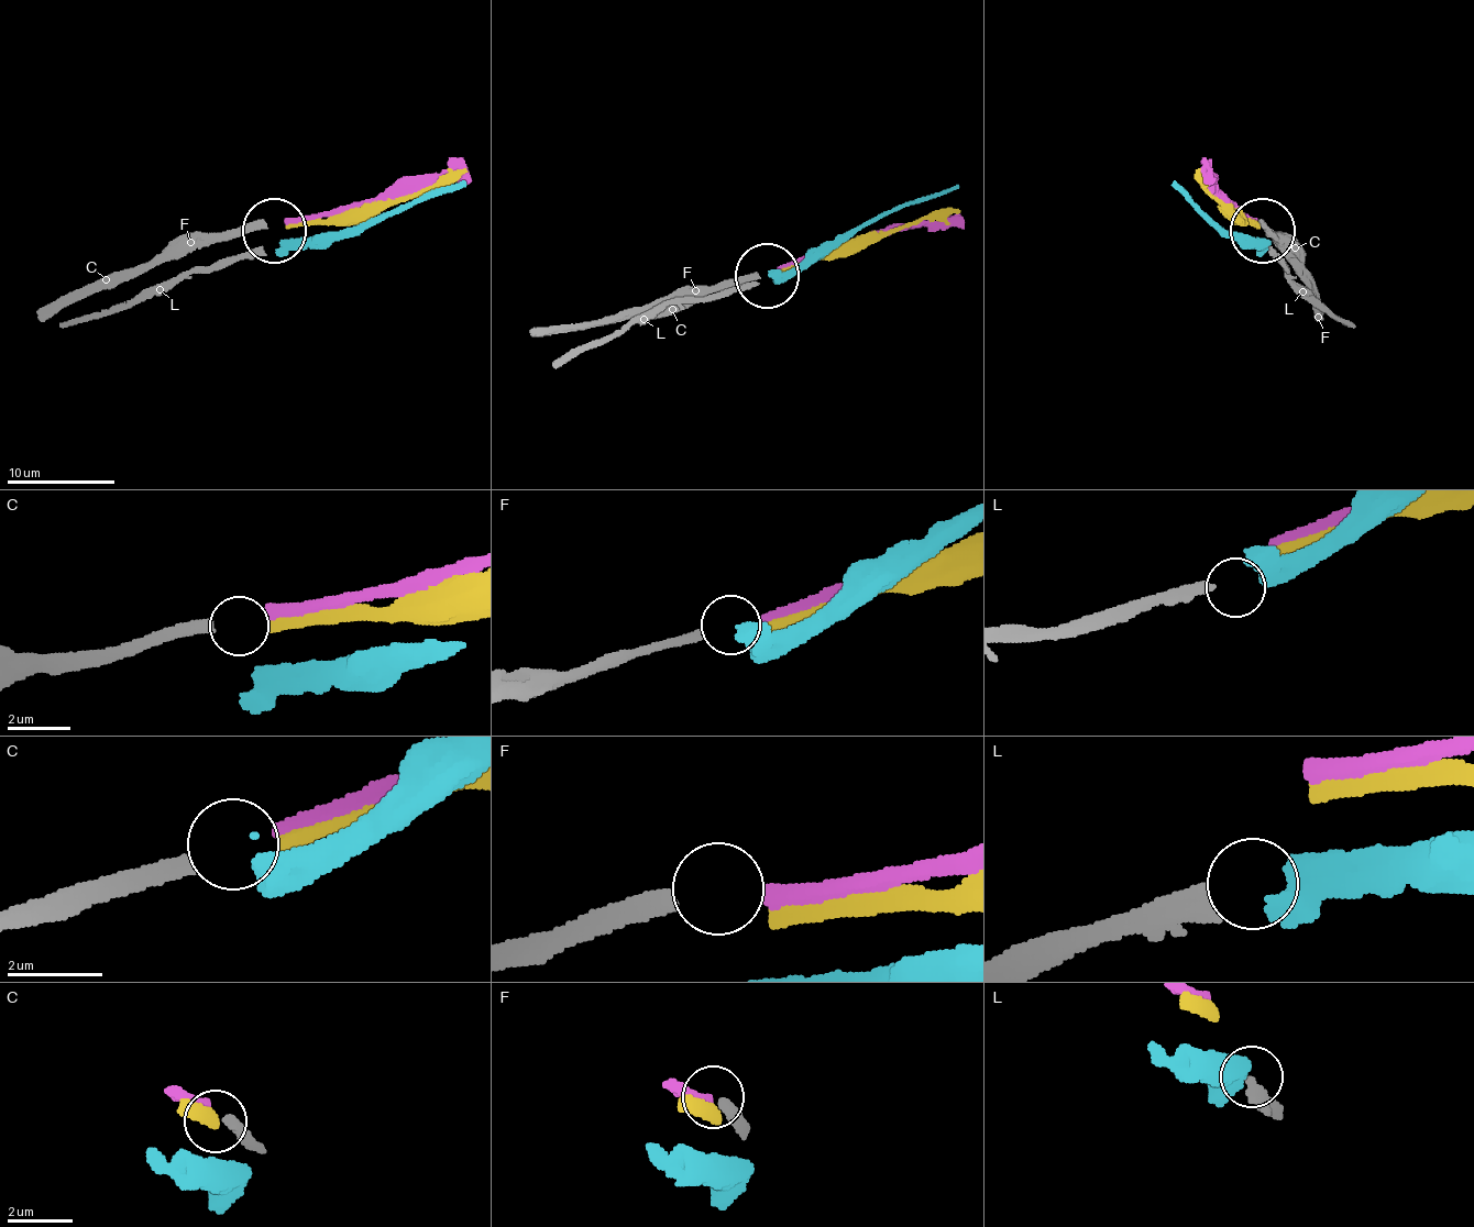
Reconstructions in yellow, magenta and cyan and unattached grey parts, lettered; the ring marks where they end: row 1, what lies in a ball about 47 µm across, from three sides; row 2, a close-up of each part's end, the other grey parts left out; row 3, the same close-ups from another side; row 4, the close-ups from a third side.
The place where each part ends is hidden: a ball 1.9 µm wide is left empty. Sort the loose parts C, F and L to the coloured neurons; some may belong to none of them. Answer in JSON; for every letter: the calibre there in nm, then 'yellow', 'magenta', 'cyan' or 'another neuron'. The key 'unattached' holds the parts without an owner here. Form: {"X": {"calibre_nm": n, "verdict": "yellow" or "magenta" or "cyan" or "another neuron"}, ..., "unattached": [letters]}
{"C": {"calibre_nm": 360, "verdict": "yellow"}, "F": {"calibre_nm": 360, "verdict": "magenta"}, "L": {"calibre_nm": 440, "verdict": "cyan"}, "unattached": []}

